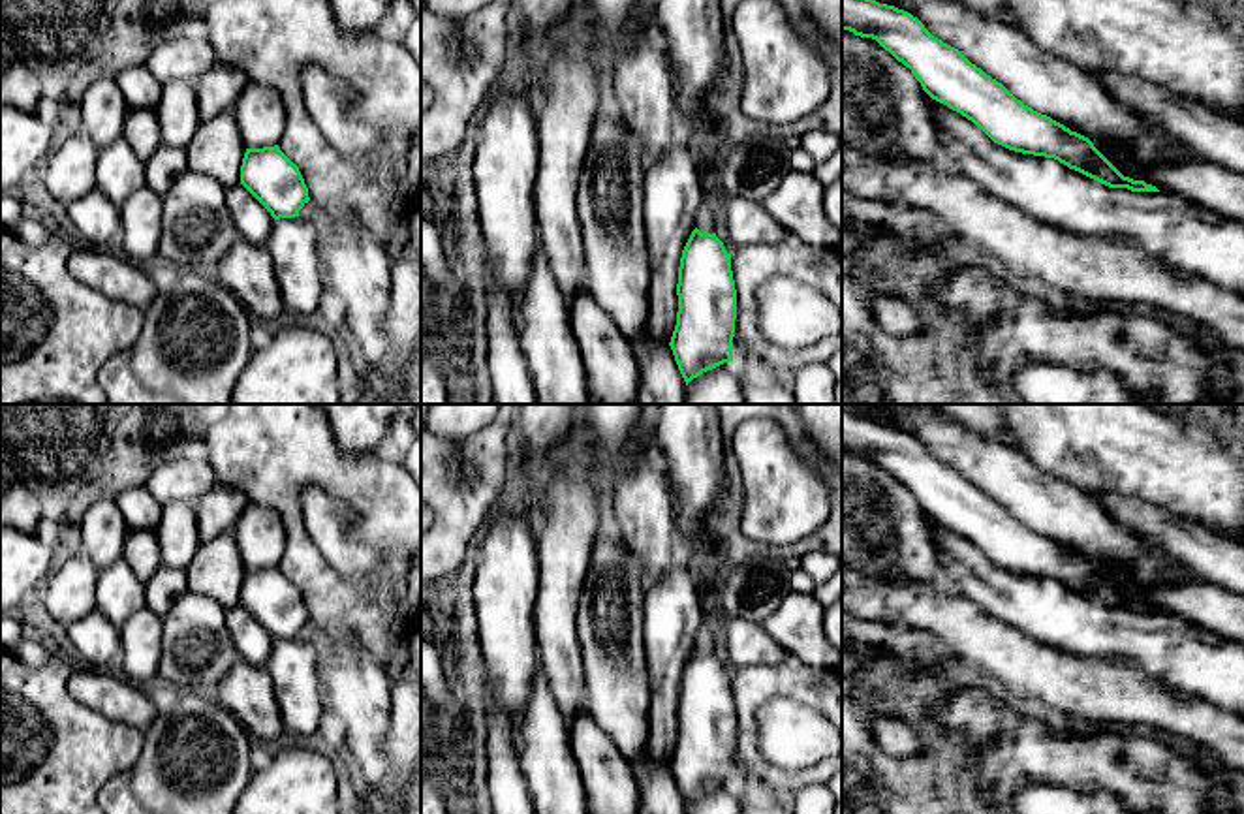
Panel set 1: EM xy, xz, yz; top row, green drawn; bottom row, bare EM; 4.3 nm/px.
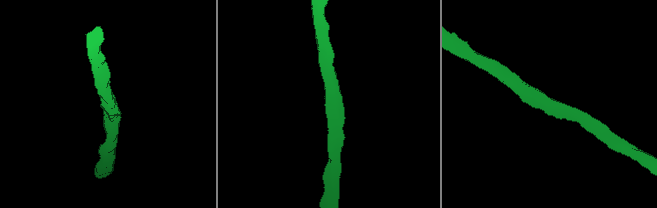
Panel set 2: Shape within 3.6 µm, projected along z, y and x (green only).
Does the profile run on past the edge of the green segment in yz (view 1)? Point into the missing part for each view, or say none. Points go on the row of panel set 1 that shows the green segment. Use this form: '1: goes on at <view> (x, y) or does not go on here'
1: does not go on here

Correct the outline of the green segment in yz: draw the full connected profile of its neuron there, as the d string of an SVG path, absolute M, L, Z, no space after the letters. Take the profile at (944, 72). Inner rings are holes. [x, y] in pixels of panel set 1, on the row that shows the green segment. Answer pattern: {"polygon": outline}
{"polygon": "M842 0L842 30L876 39L911 70L932 100L972 120L994 143L1054 158L1109 188L1159 192L1124 177L1088 137L1024 105L958 49L934 38L911 13L876 0Z"}

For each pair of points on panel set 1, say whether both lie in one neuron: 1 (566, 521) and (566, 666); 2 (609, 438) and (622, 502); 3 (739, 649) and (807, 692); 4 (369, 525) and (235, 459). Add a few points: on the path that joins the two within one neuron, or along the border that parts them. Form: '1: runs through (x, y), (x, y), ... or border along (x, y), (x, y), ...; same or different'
1: runs through (562, 557), (560, 630); same
2: border along (636, 433), (634, 444), (606, 499); different
3: border along (788, 655), (778, 662), (737, 668); different
4: runs through (348, 487), (316, 459), (273, 459); same

